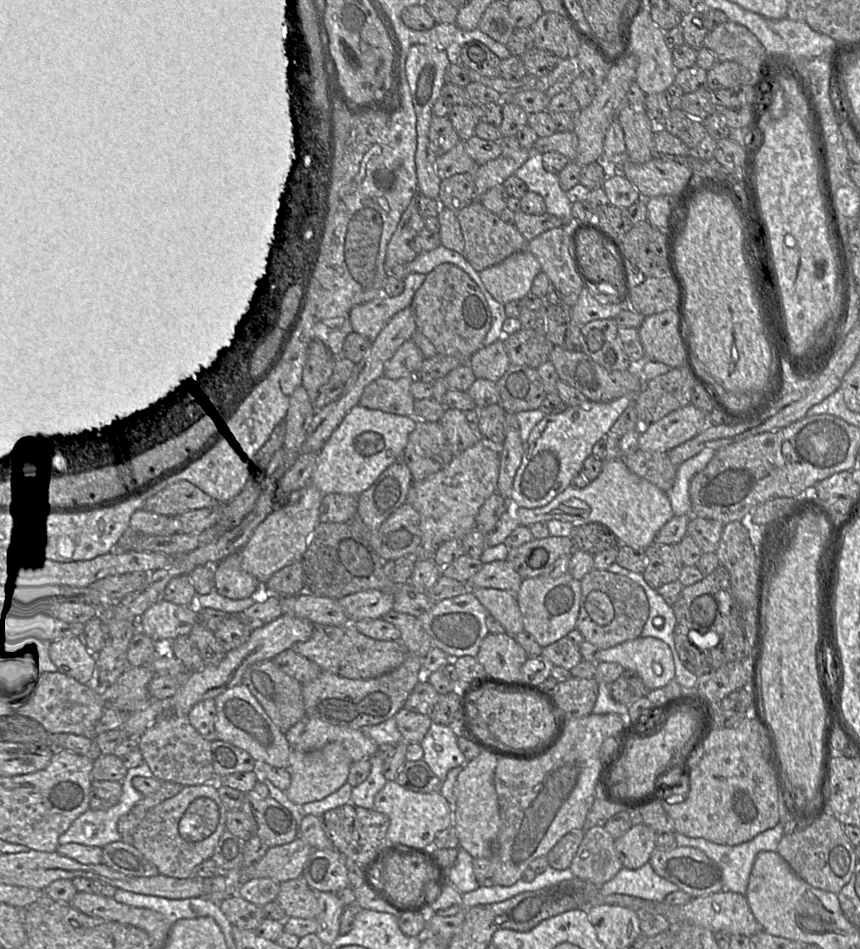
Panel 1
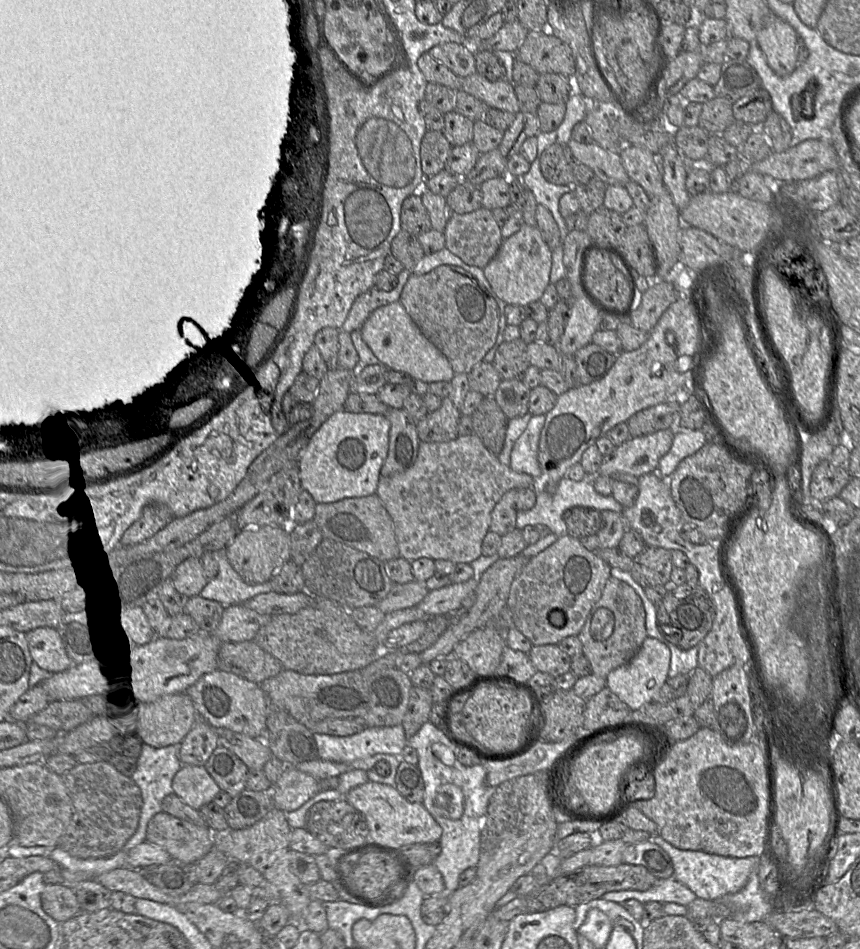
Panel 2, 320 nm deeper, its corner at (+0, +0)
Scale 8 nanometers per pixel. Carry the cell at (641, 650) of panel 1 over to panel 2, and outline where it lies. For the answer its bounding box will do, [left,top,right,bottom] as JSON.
[606,636,671,711]

